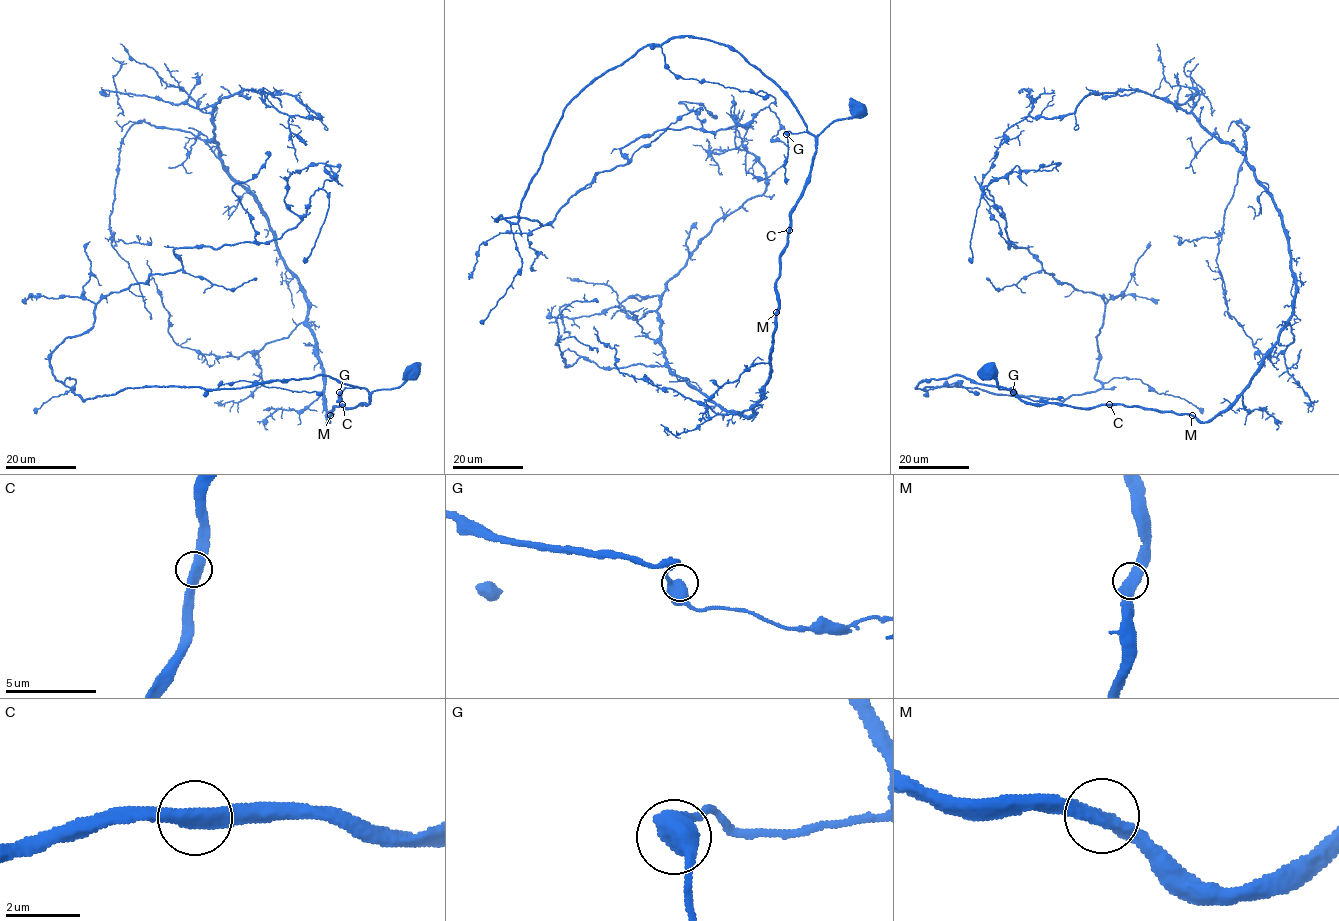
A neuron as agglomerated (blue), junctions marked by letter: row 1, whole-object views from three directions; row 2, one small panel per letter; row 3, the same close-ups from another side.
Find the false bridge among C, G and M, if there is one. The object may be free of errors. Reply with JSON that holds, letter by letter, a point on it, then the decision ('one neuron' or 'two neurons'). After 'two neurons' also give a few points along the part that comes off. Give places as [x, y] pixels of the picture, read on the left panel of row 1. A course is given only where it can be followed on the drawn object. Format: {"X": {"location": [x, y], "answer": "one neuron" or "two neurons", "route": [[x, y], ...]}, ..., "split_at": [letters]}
{"C": {"location": [342, 404], "answer": "one neuron"}, "G": {"location": [339, 392], "answer": "one neuron"}, "M": {"location": [330, 415], "answer": "one neuron"}, "split_at": []}

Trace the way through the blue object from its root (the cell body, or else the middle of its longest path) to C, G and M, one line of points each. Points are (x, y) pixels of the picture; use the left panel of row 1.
C: (413, 373), (413, 378), (396, 387), (375, 390), (367, 404), (353, 408), (342, 404)
G: (413, 373), (413, 378), (396, 387), (372, 392), (345, 387), (339, 392)
M: (413, 373), (413, 378), (396, 387), (375, 390), (367, 404), (334, 406), (330, 415)

